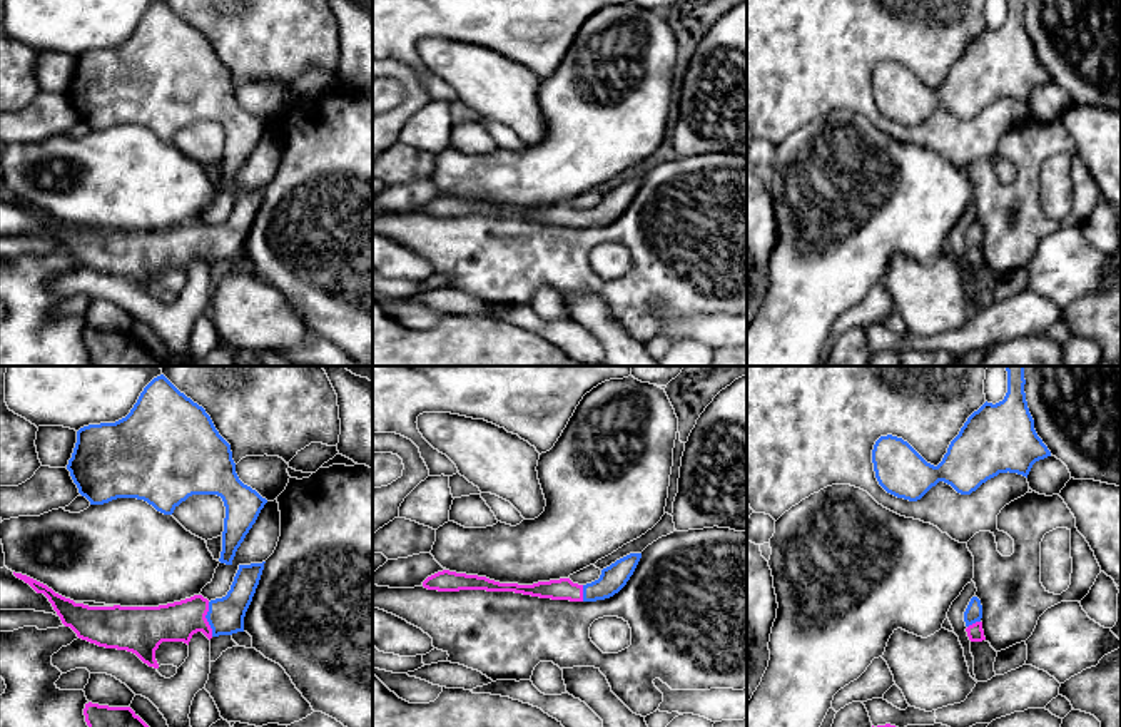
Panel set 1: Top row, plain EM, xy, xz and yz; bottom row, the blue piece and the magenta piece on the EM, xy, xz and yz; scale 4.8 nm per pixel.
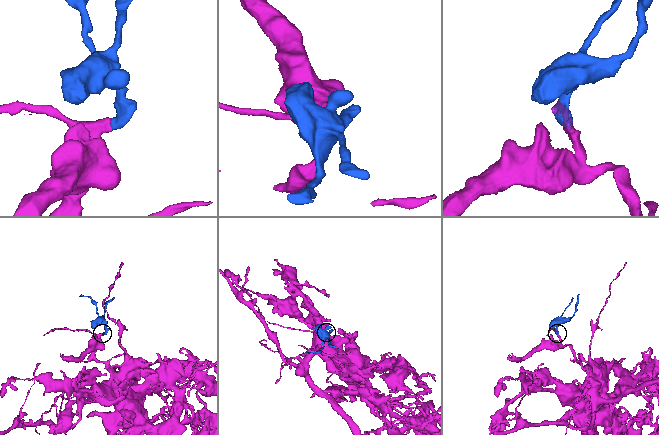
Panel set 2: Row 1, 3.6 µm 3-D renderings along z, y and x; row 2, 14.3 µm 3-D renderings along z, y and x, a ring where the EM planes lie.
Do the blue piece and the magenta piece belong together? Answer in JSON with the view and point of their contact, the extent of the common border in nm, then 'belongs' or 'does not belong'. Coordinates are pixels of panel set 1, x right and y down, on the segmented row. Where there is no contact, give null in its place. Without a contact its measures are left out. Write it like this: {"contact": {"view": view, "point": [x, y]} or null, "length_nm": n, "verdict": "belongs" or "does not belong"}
{"contact": {"view": "xy", "point": [206, 617]}, "length_nm": 170, "verdict": "belongs"}

